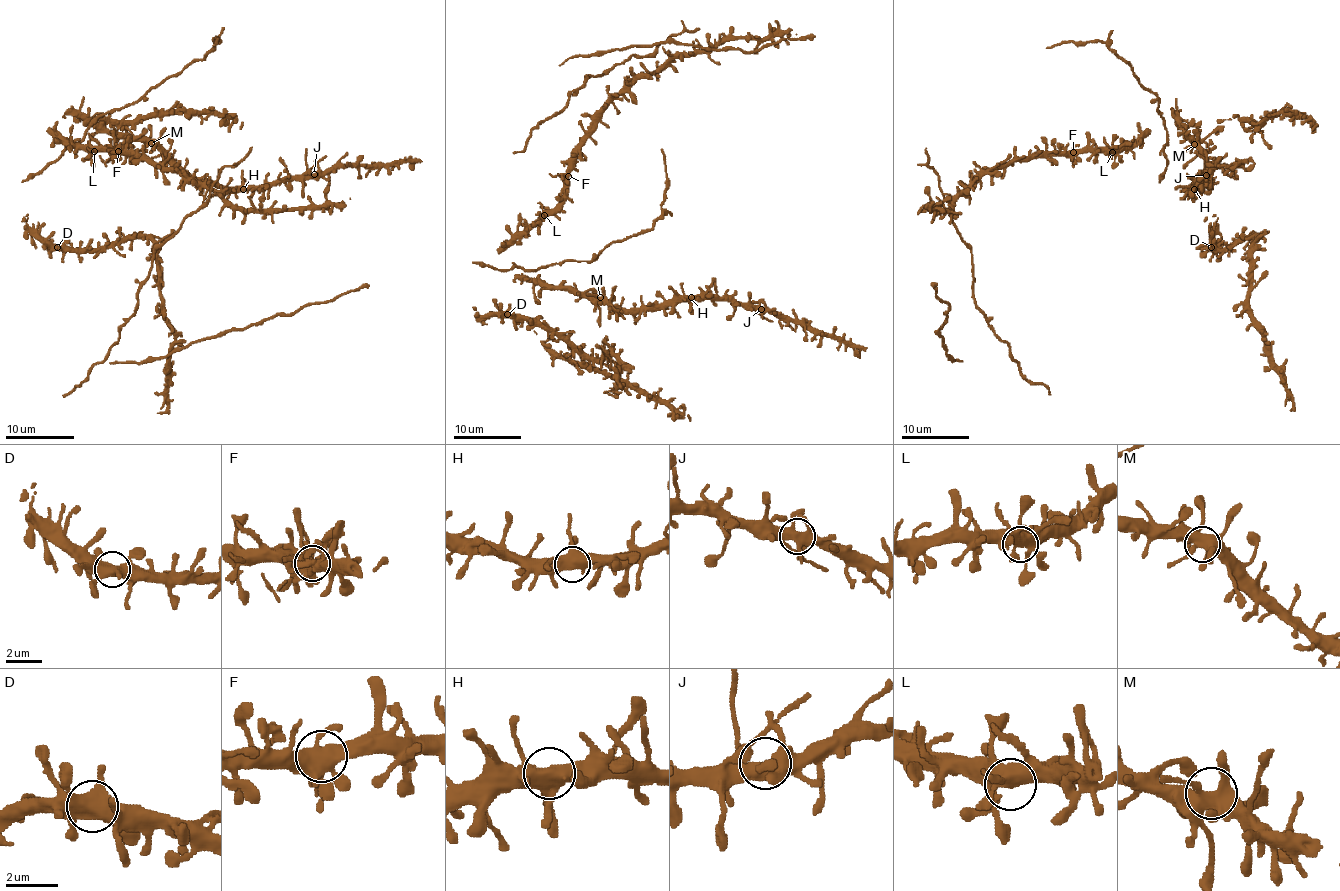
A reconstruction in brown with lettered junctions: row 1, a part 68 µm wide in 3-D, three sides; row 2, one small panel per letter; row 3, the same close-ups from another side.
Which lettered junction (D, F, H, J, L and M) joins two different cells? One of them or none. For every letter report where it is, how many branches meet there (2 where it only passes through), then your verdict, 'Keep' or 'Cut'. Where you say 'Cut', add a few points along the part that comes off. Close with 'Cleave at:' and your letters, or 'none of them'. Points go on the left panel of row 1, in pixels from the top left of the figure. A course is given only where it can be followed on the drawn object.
D: Place: (57, 247). Branches: 4. Keep
F: Place: (118, 151). Branches: 7. Keep
H: Place: (243, 189). Branches: 5. Keep
J: Place: (314, 174). Branches: 5. Cut. Course of the part to remove: (314, 174), (308, 172), (306, 148)
L: Place: (94, 151). Branches: 5. Keep
M: Place: (151, 143). Branches: 6. Keep
Cleave at: J

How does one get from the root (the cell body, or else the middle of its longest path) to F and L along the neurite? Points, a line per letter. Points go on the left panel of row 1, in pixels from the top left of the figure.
F: (142, 157), (130, 157), (118, 151)
L: (142, 157), (130, 157), (118, 150), (94, 151)

